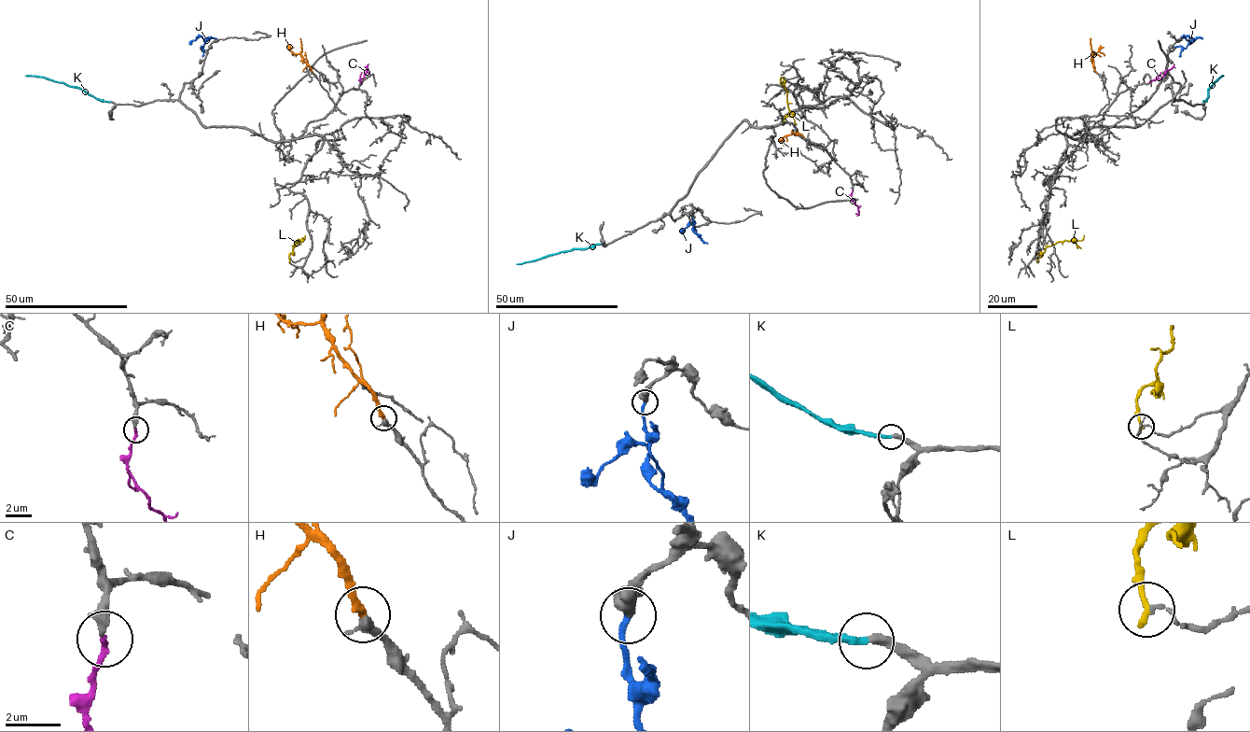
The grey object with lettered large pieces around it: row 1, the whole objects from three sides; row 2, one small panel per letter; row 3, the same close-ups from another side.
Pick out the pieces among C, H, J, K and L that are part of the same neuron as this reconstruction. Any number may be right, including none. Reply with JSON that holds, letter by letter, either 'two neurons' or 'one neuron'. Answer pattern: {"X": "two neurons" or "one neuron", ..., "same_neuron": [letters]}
{"C": "one neuron", "H": "two neurons", "J": "one neuron", "K": "one neuron", "L": "two neurons", "same_neuron": ["C", "J", "K"]}

